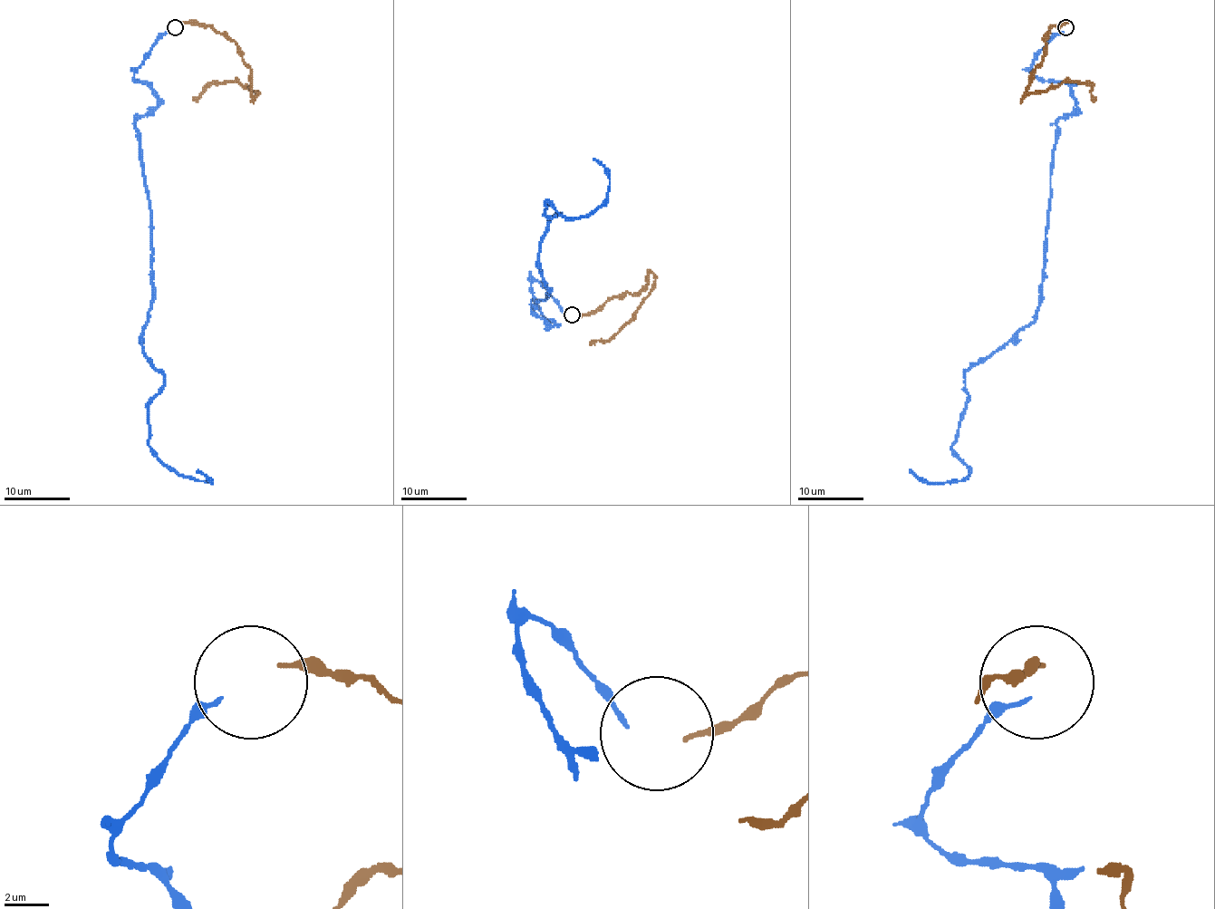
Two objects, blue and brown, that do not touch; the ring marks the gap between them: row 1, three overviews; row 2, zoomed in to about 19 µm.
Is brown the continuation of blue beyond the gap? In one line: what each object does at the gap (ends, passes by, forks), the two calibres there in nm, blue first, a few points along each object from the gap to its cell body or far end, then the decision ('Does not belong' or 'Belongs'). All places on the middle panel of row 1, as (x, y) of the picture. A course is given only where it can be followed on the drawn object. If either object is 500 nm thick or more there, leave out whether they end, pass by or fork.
At the ring blue ends. At the ring brown ends. Thickness 200 nm (blue) against 200 nm. Course of blue: (564, 312), (532, 281), (554, 323), (531, 305), (545, 207), (604, 200), (593, 158). Course of brown: (580, 315), (593, 314), (627, 293), (635, 294), (652, 273), (655, 285), (637, 312), (611, 338), (590, 345). Belongs

